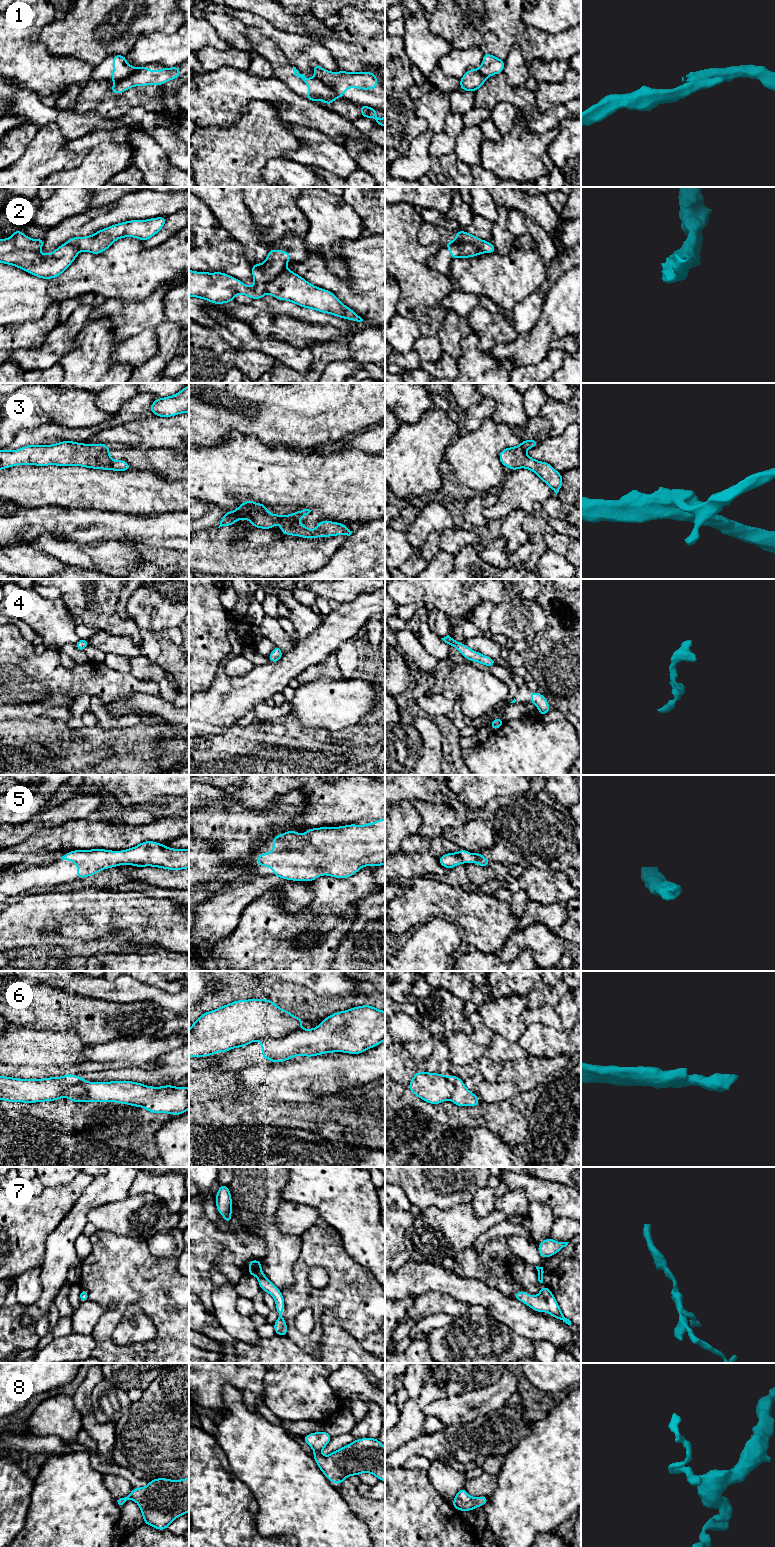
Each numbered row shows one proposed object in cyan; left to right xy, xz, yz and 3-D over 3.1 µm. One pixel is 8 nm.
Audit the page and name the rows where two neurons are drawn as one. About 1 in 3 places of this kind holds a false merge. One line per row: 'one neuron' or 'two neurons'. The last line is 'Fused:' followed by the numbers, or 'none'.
1: two neurons
2: two neurons
3: one neuron
4: one neuron
5: one neuron
6: two neurons
7: one neuron
8: one neuron
Fused: 1, 2, 6

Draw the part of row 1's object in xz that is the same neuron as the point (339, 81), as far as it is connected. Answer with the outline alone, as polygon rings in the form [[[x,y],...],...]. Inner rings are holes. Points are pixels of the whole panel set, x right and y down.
[[[313,65],[315,77],[326,86],[334,89],[339,94],[349,88],[358,88],[362,90],[375,89],[378,86],[375,73],[370,72],[329,72],[319,65]]]

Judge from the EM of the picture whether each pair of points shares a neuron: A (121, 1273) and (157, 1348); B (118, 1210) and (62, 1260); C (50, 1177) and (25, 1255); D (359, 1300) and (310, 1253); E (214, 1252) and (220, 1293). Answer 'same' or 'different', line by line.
A: same
B: different
C: different
D: same
E: different

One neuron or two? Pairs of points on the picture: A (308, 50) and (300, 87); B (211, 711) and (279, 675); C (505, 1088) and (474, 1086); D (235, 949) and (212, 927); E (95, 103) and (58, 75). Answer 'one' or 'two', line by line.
A: two
B: one
C: one
D: two
E: two

